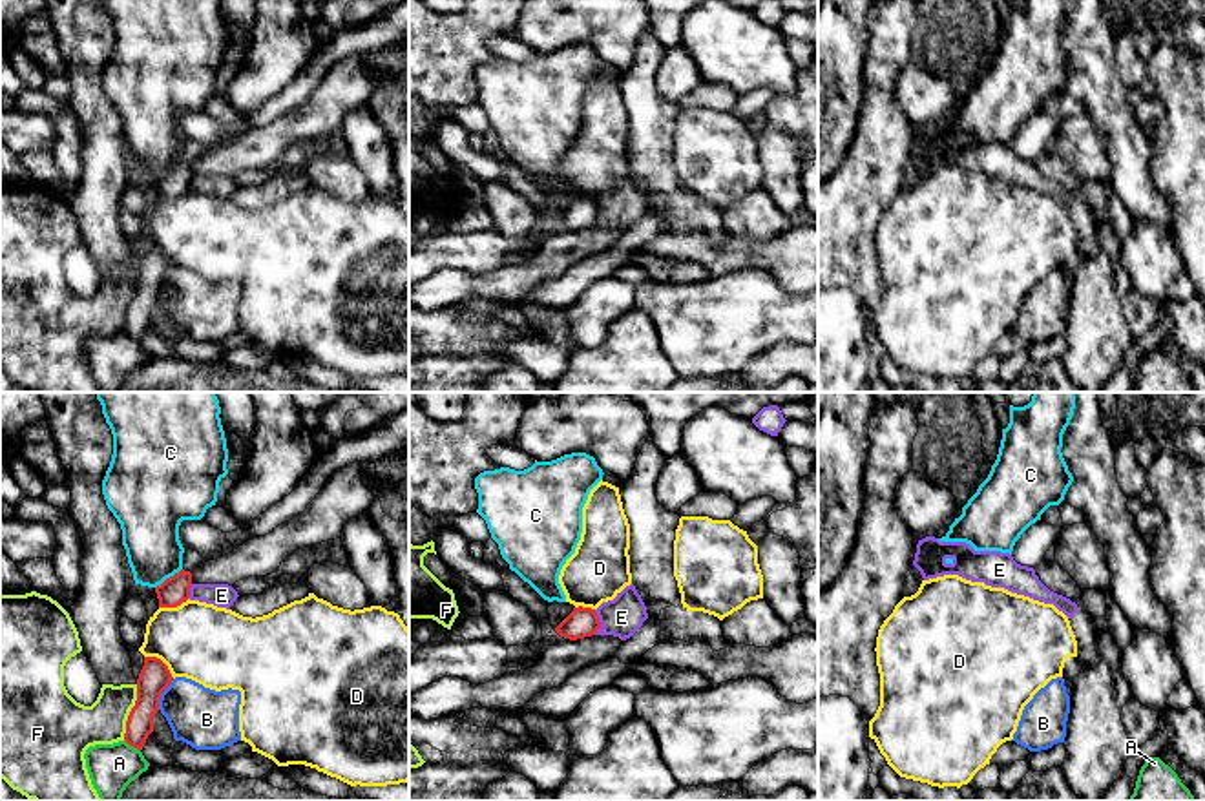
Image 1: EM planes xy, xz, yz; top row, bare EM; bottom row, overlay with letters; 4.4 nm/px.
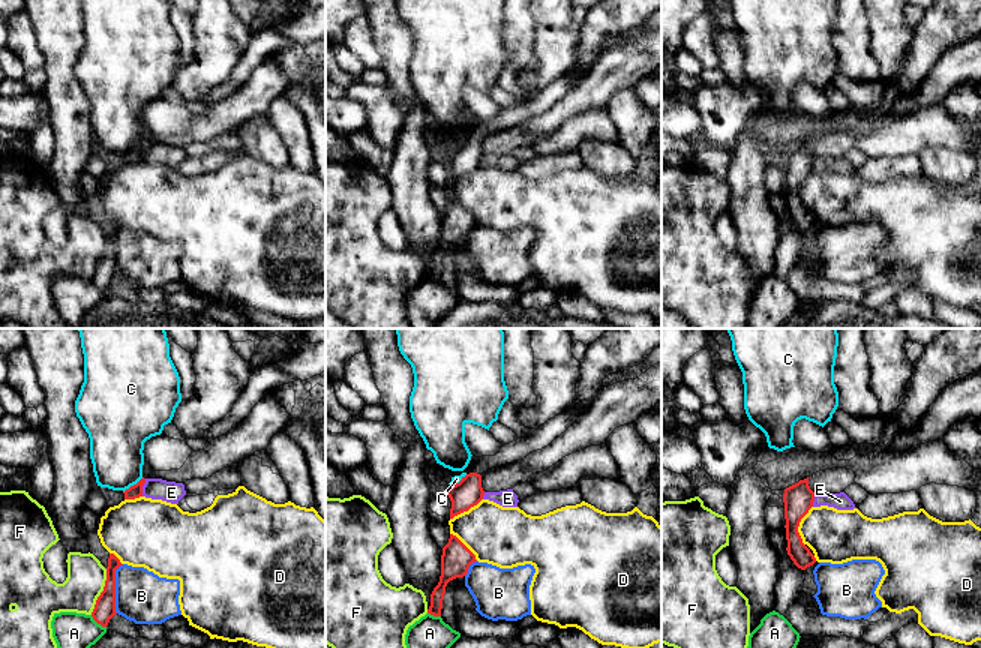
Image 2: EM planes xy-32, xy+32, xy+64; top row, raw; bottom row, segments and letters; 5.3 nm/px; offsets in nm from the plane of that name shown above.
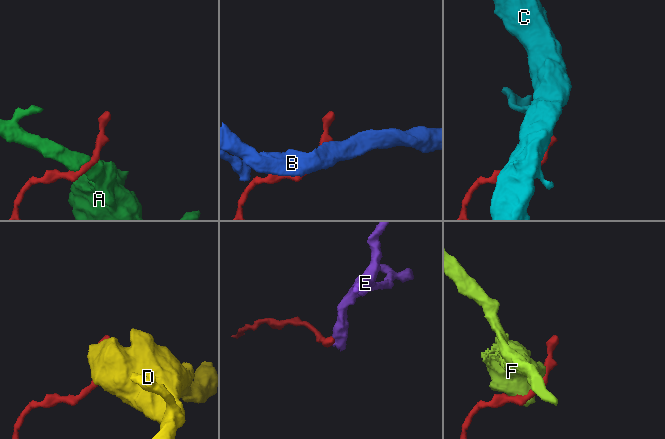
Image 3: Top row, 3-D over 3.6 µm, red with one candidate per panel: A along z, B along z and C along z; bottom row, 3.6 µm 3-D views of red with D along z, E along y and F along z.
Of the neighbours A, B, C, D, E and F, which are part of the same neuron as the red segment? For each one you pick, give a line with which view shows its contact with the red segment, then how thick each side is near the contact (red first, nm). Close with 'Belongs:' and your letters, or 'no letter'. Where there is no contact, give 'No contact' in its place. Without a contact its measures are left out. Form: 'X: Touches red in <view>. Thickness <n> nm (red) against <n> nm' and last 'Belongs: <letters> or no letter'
Belongs: no letter

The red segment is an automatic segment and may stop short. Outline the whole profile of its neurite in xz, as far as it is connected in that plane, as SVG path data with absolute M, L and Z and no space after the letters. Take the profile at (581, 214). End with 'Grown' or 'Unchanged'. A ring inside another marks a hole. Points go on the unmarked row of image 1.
M573 199L573 203L555 219L555 223L570 232L592 228L602 219L595 201Z. Unchanged

